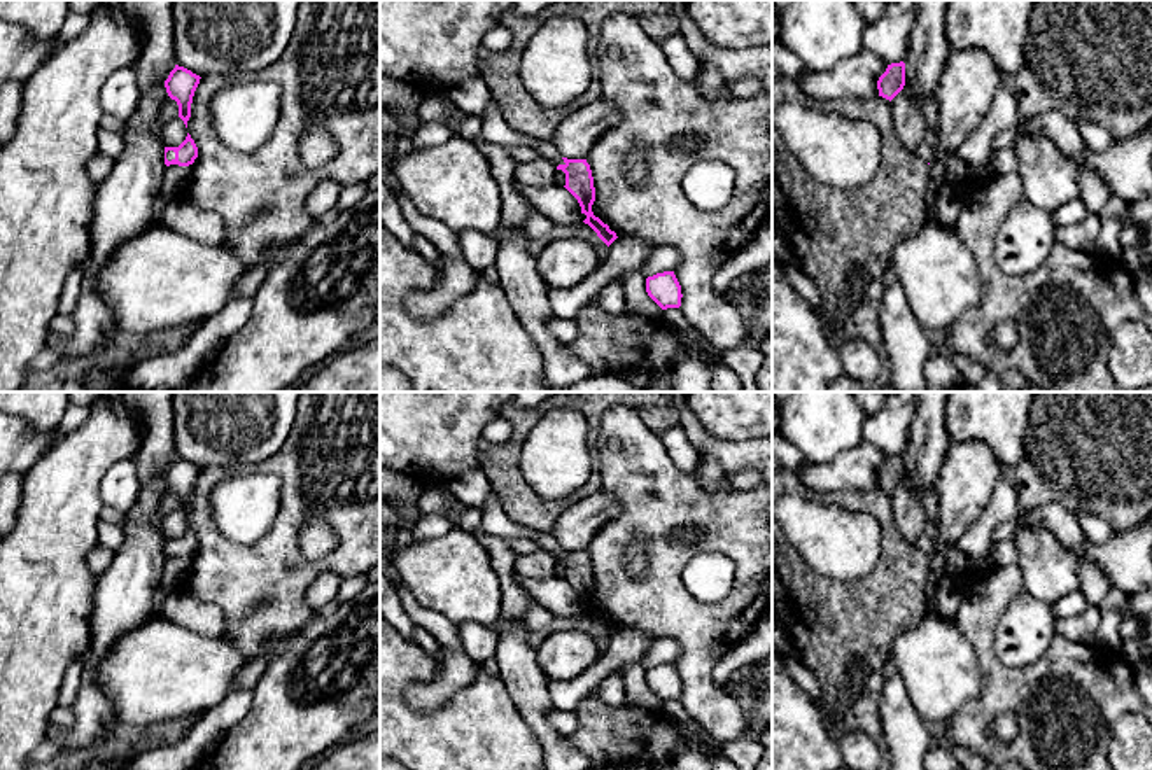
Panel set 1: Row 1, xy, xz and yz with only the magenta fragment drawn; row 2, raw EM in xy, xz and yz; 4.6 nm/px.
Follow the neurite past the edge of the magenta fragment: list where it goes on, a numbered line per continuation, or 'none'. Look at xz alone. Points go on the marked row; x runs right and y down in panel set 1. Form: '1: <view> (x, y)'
1: xz (494, 128)

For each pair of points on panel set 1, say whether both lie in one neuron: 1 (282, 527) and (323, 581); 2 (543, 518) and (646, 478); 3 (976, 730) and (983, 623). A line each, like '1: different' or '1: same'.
1: different
2: different
3: same

